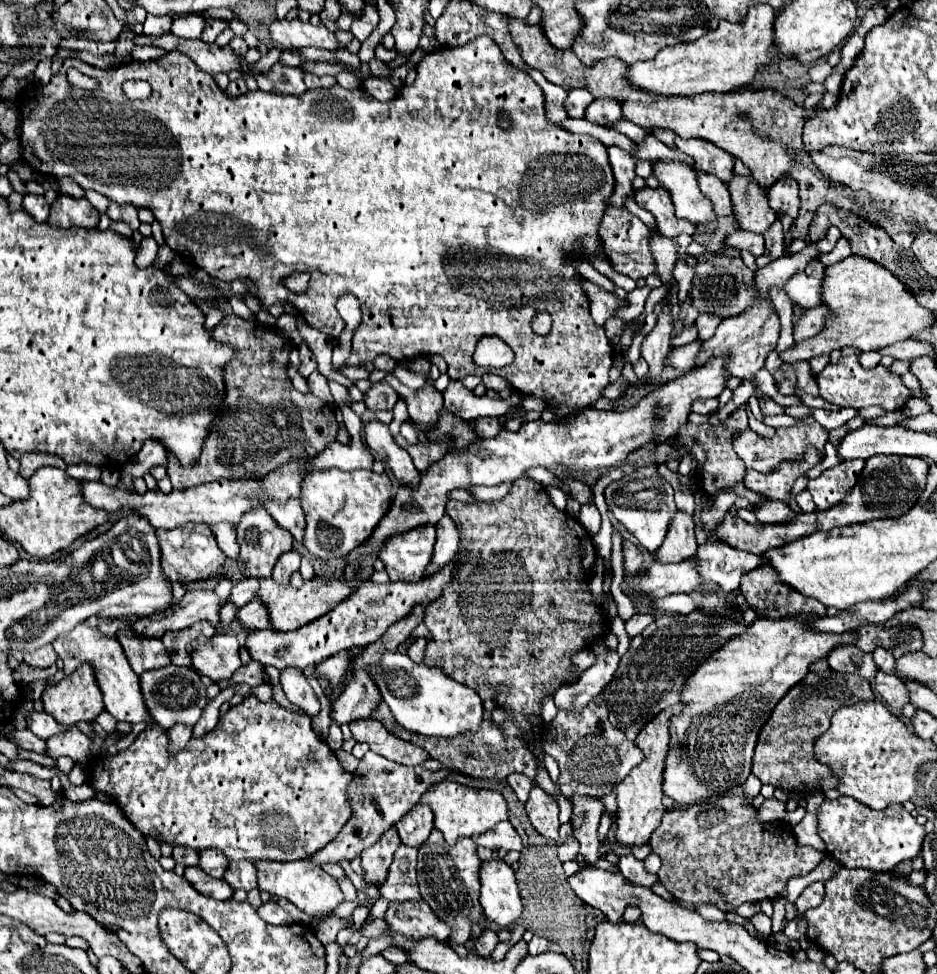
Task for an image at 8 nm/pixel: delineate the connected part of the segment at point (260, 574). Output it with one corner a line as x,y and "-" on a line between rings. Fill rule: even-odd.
260,506
250,510
248,514
244,514
244,518
240,520
238,526
238,544
240,544
240,554
236,558
238,562
238,570
242,572
242,576
254,576
254,578
268,578
272,574
272,568
276,564
276,560
292,550
292,534
288,534
288,530
284,530
282,526
276,524
276,520

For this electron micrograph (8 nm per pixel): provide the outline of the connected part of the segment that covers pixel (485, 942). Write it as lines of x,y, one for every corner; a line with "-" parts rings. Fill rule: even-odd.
492,930
480,934
478,938
472,940
472,948
474,948
476,954
480,954
480,956
490,956
492,950
496,948
496,944
498,944
498,936
496,936
496,932
492,932

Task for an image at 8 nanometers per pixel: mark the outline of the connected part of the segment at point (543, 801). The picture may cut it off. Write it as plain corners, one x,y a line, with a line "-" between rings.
538,786
530,790
530,798
526,802
526,814
532,826
538,830
538,834
548,838
550,842
558,840
558,828
560,828
558,812
560,808
552,796
548,796

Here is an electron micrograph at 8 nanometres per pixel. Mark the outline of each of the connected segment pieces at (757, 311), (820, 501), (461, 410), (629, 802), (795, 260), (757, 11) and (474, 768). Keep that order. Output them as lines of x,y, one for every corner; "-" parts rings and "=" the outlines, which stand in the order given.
762,300
754,308
746,310
746,314
720,322
720,326
716,328
716,334
704,342
700,350
700,358
696,360
696,366
704,366
704,362
708,362
708,358
712,356
728,354
728,376
748,378
756,374
760,368
764,368
766,356
776,348
778,334
780,334
778,314
772,308
770,300
=
846,460
834,468
824,470
818,478
810,480
808,492
812,494
816,506
820,510
836,506
848,494
848,490
852,490
862,468
864,460
=
450,380
448,388
442,392
444,408
454,416
474,422
484,416
504,416
510,407
520,407
522,398
517,391
504,400
494,400
490,396
474,396
472,390
464,388
460,382
=
682,704
670,706
668,710
664,710
662,714
658,714
656,718
652,718
652,722
648,722
640,734
636,736
636,746
642,750
644,760
628,774
628,778
624,778
624,782
616,784
616,794
618,794
618,814
616,814
616,844
620,846
642,846
650,840
650,834
654,832
654,828
660,824
662,816
664,816
664,806
662,806
662,770
664,770
664,758
668,754
668,740
670,740
670,732
668,732
668,724
670,718
674,714
680,714
=
808,244
804,250
800,250
792,256
782,256
782,258
770,262
768,266
760,268
756,272
756,280
754,280
756,282
754,286
756,286
758,294
762,298
768,298
768,290
772,286
784,286
788,282
788,278
794,272
802,270
812,258
818,258
818,250
816,250
814,244
=
760,4
748,10
744,22
720,22
716,30
704,34
696,42
676,44
662,48
654,60
636,62
630,66
626,78
636,90
656,96
696,96
704,92
728,92
746,86
756,76
758,68
772,60
774,46
774,20
772,6
=
380,702
376,706
376,710
372,712
374,720
380,720
384,724
384,728
388,732
392,732
394,736
418,744
422,746
428,754
432,754
434,760
438,760
440,764
452,766
458,772
464,774
472,774
472,776
480,776
480,778
506,778
512,772
520,772
526,774
528,778
536,776
536,756
528,750
528,744
520,738
504,738
500,726
492,720
484,720
484,726
480,726
480,730
476,730
476,734
464,734
464,738
424,738
420,734
412,734
408,730
404,730
390,714
388,706
384,702

